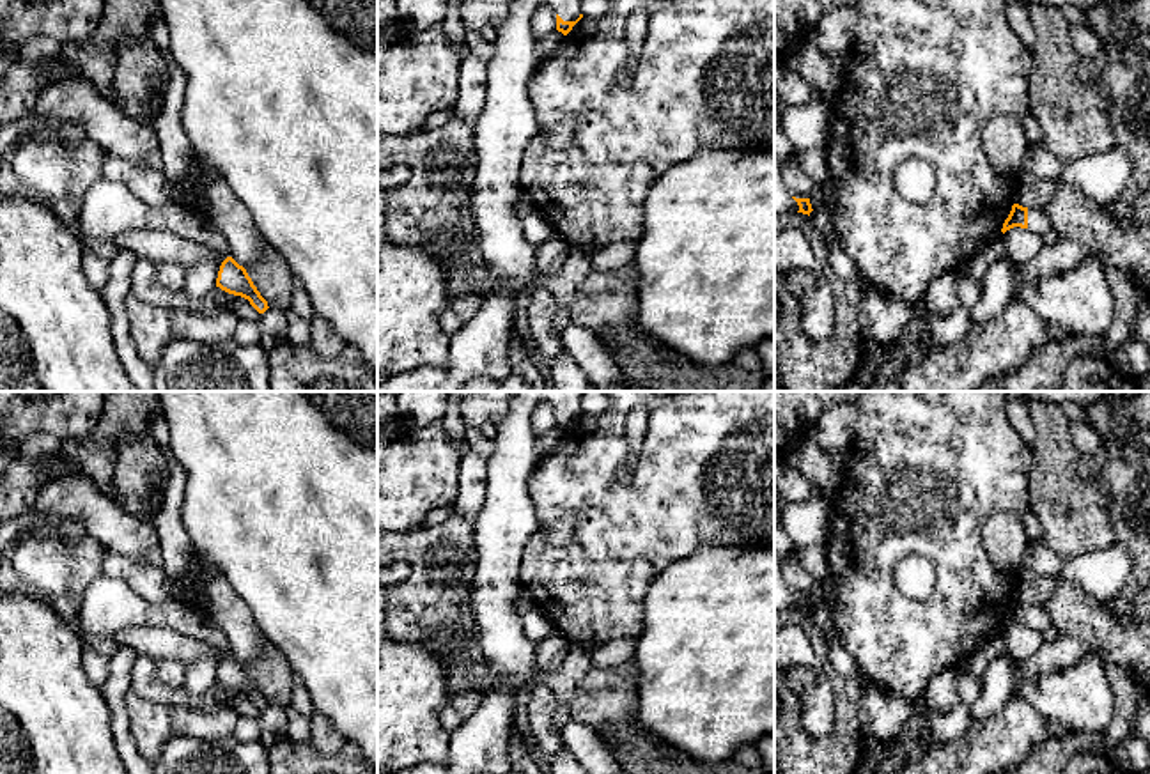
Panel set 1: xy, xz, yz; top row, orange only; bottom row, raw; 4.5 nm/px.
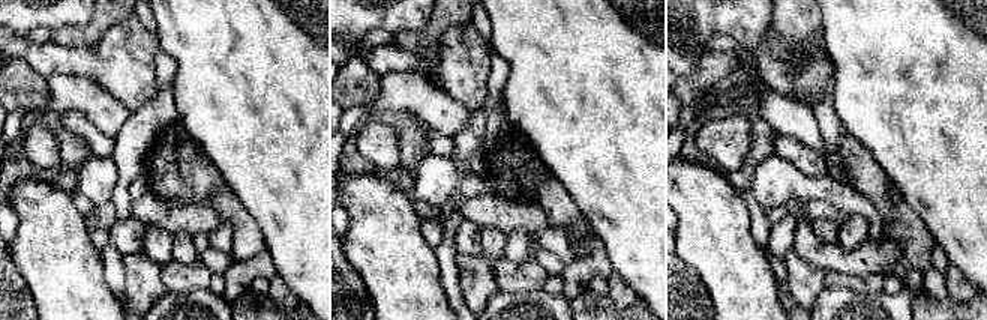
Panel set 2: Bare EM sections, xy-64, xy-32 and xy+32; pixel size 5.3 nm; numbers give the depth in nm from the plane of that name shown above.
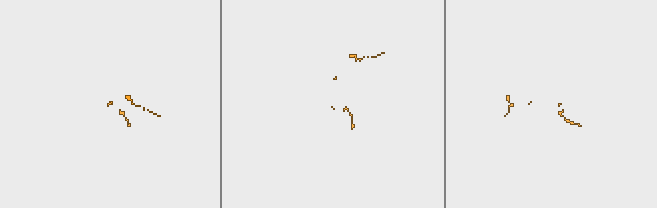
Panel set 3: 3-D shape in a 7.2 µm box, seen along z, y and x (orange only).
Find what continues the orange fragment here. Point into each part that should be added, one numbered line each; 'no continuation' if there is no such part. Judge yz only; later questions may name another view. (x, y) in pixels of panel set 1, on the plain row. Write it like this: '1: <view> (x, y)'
1: yz (1039, 619)

